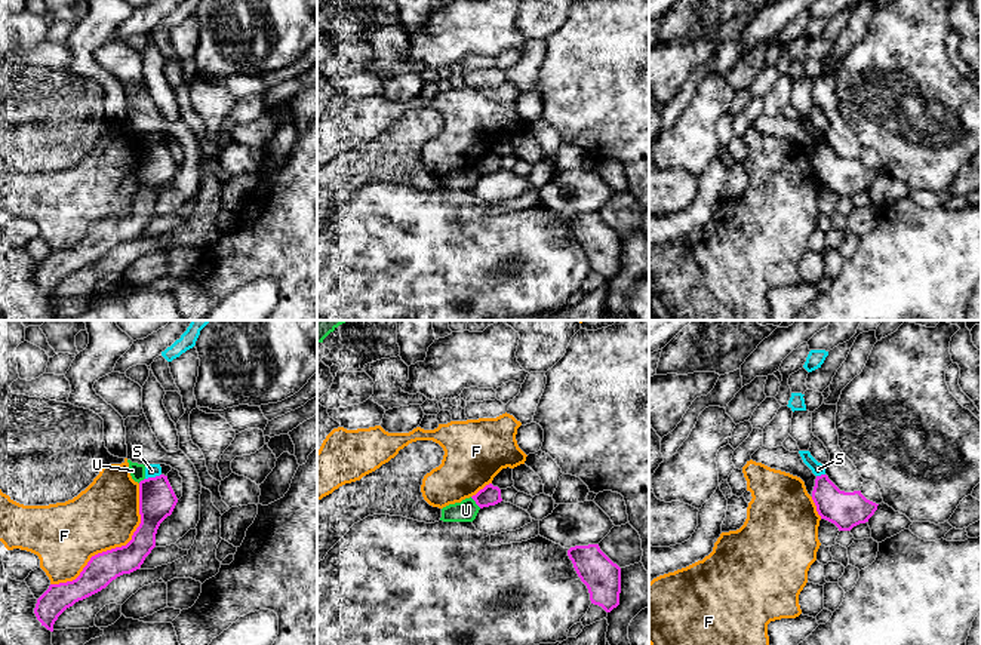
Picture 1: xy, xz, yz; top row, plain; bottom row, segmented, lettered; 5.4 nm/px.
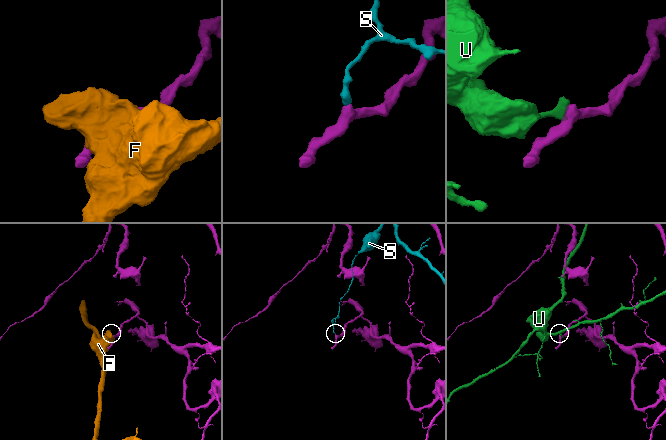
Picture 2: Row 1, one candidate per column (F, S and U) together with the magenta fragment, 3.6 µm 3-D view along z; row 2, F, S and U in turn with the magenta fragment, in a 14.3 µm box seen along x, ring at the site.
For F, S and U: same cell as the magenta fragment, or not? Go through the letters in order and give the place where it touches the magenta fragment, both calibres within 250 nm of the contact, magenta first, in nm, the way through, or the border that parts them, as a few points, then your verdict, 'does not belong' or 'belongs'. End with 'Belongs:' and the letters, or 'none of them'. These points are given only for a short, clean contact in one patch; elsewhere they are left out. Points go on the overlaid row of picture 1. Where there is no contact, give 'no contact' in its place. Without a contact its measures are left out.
F: meets magenta in xy at (116, 547); 170 nm thick on the magenta side, 360 nm on the other; does not belong
S: meets magenta in xy at (153, 478); 200 nm thick on the magenta side, 80 nm on the other; border along xy (160, 473), (145, 479); does not belong
U: meets magenta in xz at (476, 503); 110 nm thick on the magenta side, 120 nm on the other; does not belong
Belongs: none of them

